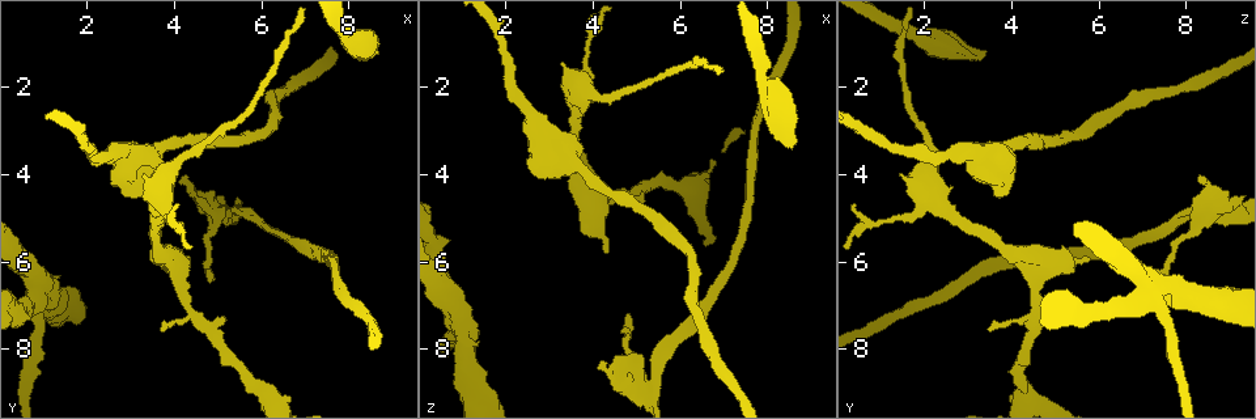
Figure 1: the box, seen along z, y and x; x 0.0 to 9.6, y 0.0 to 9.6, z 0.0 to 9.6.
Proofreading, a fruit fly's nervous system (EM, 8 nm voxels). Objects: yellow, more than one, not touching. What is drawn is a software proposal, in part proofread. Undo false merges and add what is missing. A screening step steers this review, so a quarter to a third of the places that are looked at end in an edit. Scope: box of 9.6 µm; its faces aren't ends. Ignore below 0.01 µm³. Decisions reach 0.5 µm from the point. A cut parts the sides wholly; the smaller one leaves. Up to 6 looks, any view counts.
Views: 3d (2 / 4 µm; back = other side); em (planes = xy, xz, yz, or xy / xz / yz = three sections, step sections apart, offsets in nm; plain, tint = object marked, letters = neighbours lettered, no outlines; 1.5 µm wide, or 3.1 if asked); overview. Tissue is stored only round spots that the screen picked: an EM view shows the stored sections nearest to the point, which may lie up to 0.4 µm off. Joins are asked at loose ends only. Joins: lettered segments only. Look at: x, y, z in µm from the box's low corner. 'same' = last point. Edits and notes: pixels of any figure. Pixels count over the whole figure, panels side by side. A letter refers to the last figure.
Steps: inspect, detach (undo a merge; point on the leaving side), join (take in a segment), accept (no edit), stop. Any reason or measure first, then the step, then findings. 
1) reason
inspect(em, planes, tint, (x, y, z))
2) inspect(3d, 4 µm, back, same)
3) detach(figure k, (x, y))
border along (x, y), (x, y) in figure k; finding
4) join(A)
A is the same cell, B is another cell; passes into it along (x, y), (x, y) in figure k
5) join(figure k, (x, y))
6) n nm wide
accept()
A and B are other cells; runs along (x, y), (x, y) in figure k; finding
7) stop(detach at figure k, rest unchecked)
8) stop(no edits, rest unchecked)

free end
inspect(3d, 4 µm, (4.35, 6.00, 5.75))

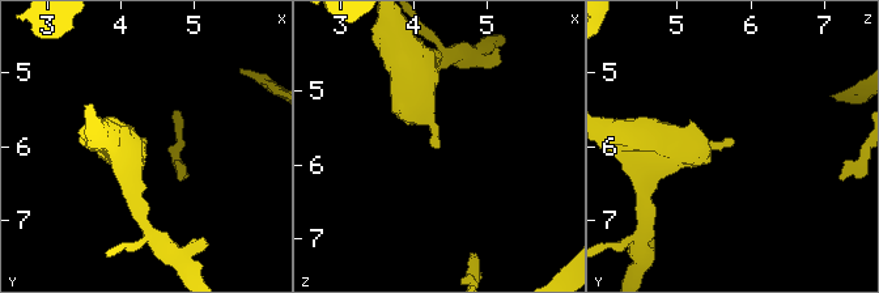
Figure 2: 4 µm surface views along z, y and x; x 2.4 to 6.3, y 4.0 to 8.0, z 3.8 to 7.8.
inspect(em, yz, step 8, tint, (4.35, 5.95, 5.80))

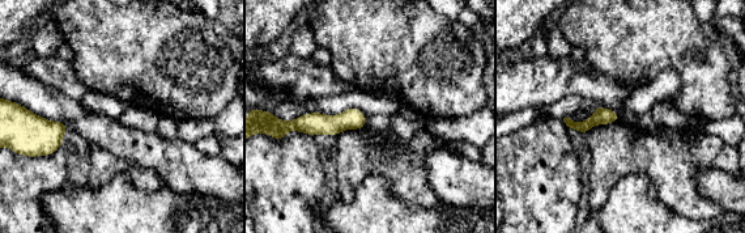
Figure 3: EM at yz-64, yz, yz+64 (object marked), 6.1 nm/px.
inspect(em, xy, step 4, letters, same)

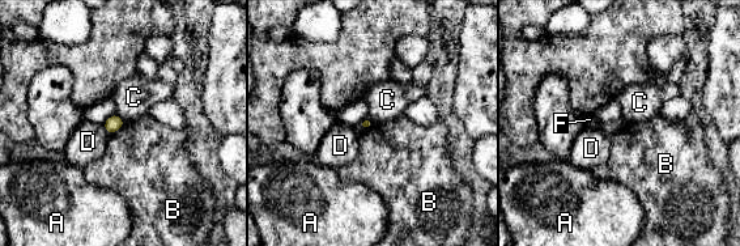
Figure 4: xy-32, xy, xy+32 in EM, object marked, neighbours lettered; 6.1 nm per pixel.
accept()
A, B, C, D and F are other cells; border along (126, 122), (109, 135) in figure 4; no lettered segment goes on from it

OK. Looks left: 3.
branch stops here
inspect(em, xy, step 8, tint, (4.55, 4.45, 8.20))

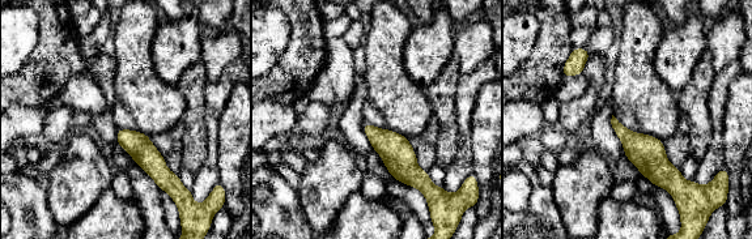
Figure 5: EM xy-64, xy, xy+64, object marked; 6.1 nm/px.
cut it another way
inspect(em, planes, letters, same)

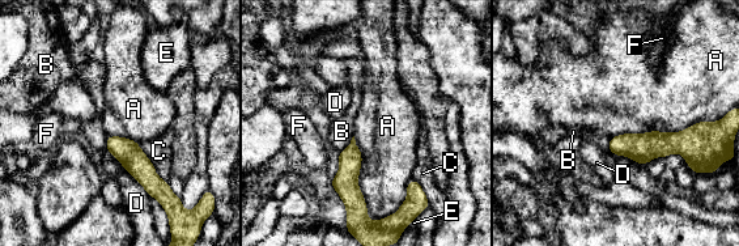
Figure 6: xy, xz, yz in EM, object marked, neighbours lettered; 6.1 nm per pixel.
accept()
A, B, C, D, E and F are other cells; runs along (696, 127), (680, 143), (611, 147) in figure 6; none of them fits

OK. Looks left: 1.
stop(no edits, rest unchecked)

